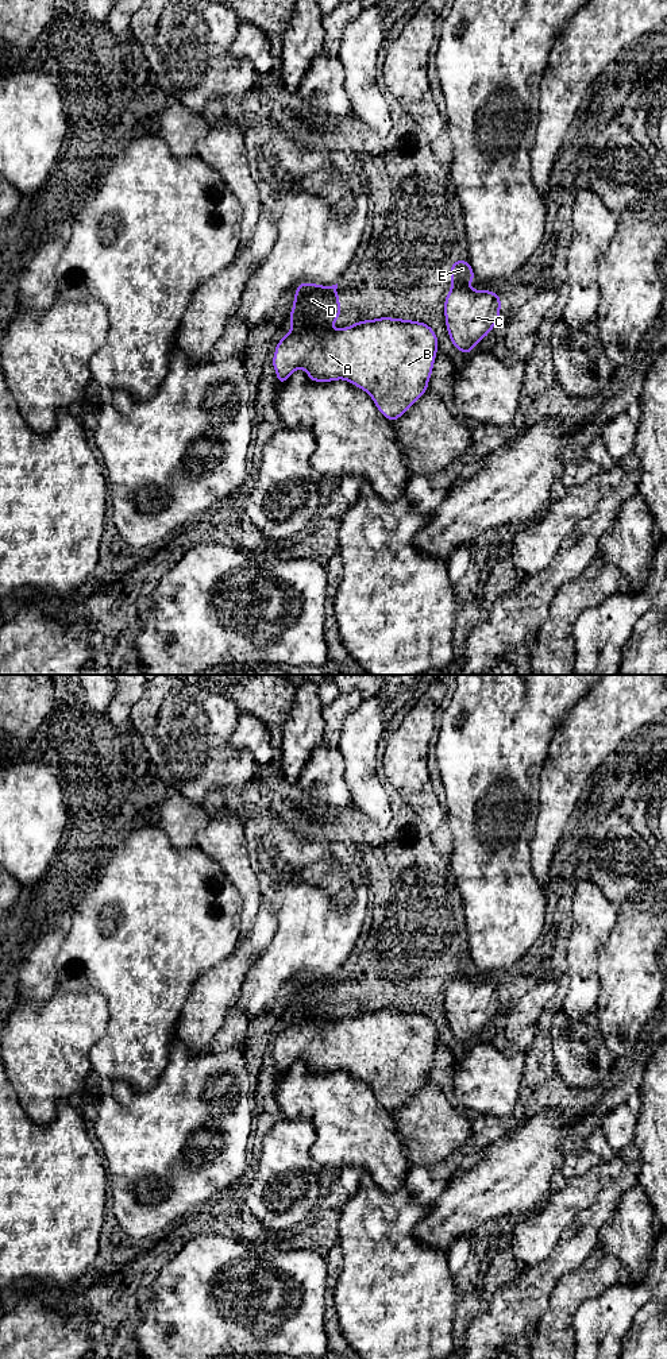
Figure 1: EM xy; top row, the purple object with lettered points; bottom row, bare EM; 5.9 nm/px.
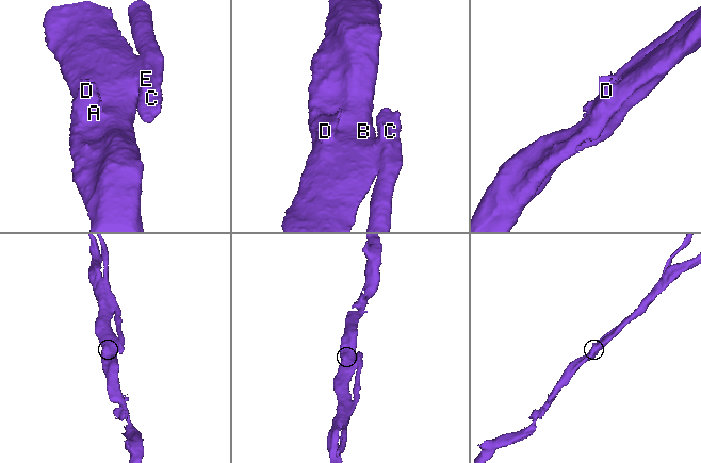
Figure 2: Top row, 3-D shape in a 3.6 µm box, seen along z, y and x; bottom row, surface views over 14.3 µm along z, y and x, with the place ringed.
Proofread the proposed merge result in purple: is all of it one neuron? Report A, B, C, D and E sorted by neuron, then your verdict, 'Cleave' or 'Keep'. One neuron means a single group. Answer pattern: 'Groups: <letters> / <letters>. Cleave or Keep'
Groups: A B D E / C. Cleave

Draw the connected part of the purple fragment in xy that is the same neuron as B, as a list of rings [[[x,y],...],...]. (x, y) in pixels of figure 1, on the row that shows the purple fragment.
[[[301,282],[296,287],[293,309],[289,313],[290,331],[277,343],[273,367],[278,385],[285,383],[294,370],[305,370],[312,382],[334,382],[344,379],[365,390],[374,401],[375,408],[392,422],[404,416],[408,409],[428,390],[428,382],[433,370],[439,350],[437,336],[427,324],[413,320],[379,317],[358,321],[342,329],[334,329],[332,323],[340,318],[340,298],[338,283],[323,286]]]

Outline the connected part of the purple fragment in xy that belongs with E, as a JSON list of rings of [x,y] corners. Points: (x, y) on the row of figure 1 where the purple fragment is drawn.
[[[469,259],[451,262],[451,289],[464,286],[475,278]]]

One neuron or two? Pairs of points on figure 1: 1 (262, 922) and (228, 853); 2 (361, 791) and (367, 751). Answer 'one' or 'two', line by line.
1: two
2: one

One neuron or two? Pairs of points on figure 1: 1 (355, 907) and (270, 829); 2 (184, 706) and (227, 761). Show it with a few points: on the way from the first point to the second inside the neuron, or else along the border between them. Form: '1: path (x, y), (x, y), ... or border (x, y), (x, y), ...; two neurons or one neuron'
1: path (334, 892), (292, 850); one neuron
2: path (185, 719), (214, 748); one neuron

